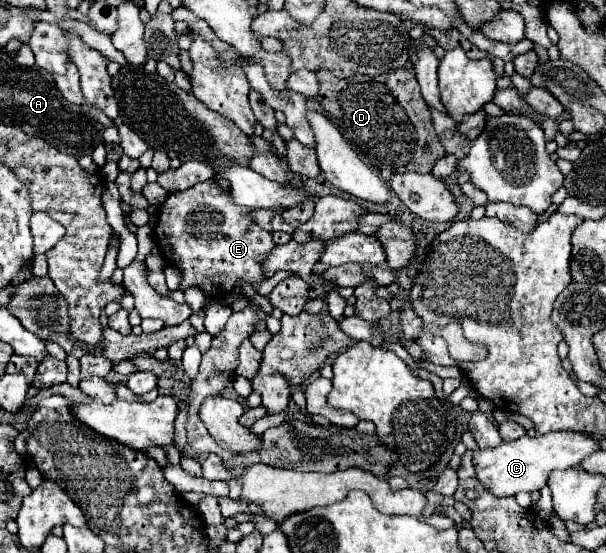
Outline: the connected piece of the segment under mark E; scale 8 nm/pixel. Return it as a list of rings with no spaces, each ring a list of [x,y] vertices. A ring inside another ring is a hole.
[[[215,179],[197,183],[187,191],[169,193],[163,207],[159,209],[159,223],[155,227],[155,241],[159,245],[161,255],[165,255],[167,263],[181,271],[179,291],[187,291],[191,287],[201,289],[207,297],[219,297],[233,291],[237,281],[261,283],[265,279],[263,259],[275,247],[269,231],[263,231],[249,215],[249,209],[239,207],[229,197],[229,191],[221,189]]]

